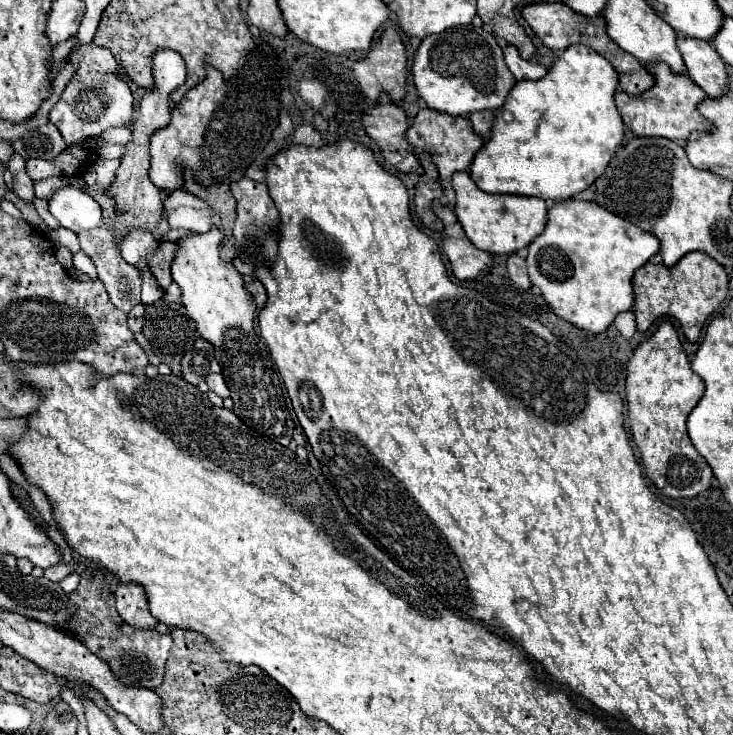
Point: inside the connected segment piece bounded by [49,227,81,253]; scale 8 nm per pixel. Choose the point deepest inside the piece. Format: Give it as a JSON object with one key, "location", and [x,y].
{"location":[68,239]}

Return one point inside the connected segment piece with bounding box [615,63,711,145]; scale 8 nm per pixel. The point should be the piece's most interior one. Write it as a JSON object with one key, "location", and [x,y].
{"location":[669,109]}

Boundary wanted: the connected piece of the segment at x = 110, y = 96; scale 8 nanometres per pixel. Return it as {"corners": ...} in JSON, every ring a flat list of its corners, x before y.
{"corners":[[85,43,79,45,67,61,75,65,77,71,49,115,49,121,61,131,67,145,85,141,111,127,123,127,133,115,133,95,127,81,117,73,119,63,113,53,105,47,97,47,95,43]]}

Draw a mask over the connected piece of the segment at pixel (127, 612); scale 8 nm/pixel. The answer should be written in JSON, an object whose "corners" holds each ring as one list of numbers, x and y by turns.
{"corners":[[121,583,115,591,115,599,117,599,117,613,125,623,133,627,141,627,141,629,157,627,159,621,149,613,147,599,141,587]]}

